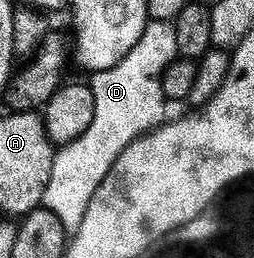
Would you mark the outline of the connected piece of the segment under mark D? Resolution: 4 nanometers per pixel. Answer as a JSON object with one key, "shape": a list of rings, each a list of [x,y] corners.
{"shape":[[[153,20],[144,25],[143,32],[137,35],[137,46],[133,46],[121,62],[90,77],[93,122],[89,122],[89,130],[85,130],[85,134],[62,145],[53,158],[53,170],[49,174],[49,186],[45,186],[42,207],[57,214],[68,230],[81,226],[89,198],[93,198],[97,186],[101,186],[121,150],[125,150],[125,146],[132,144],[138,136],[164,123],[162,74],[177,56],[174,23]]]}

